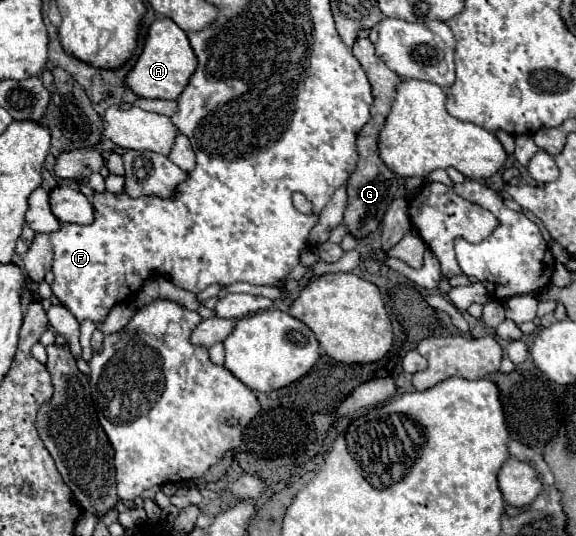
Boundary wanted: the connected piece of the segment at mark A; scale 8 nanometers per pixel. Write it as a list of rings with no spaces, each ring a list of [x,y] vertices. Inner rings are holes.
[[[155,19],[149,27],[143,51],[135,67],[125,75],[125,85],[139,97],[147,99],[177,99],[185,89],[191,73],[197,67],[197,57],[187,41],[183,29],[179,29],[171,19]]]

